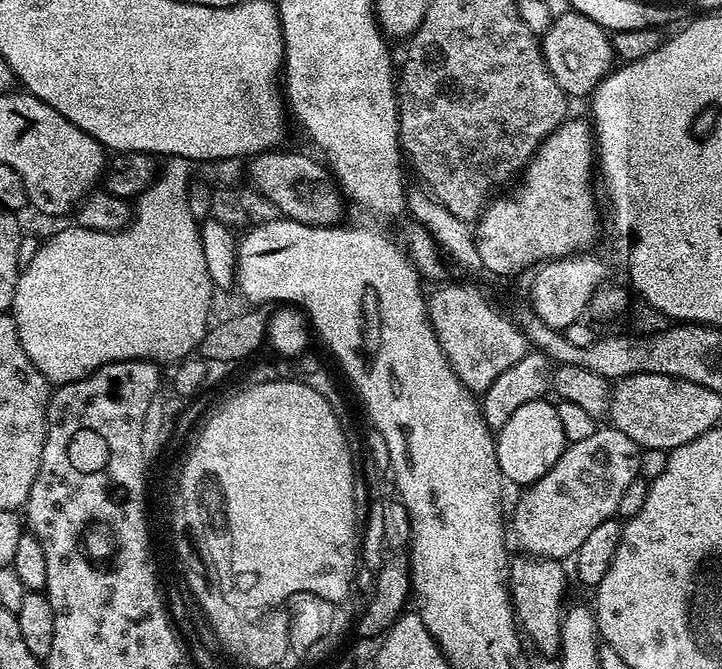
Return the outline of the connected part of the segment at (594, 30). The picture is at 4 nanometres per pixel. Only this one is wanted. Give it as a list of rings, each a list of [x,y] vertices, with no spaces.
[[[564,10],[564,13],[553,19],[550,30],[542,37],[544,61],[552,77],[562,86],[564,95],[591,97],[598,85],[607,78],[617,63],[618,57],[612,48],[612,38],[608,29],[598,26],[581,12]]]

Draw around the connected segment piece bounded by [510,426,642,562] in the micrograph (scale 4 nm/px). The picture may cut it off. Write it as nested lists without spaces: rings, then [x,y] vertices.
[[[597,427],[590,438],[574,442],[565,447],[563,454],[554,462],[551,470],[533,484],[527,485],[516,504],[516,513],[511,513],[510,524],[516,527],[516,540],[524,547],[523,551],[533,558],[558,560],[561,562],[575,557],[578,546],[586,542],[587,536],[602,526],[602,522],[613,519],[618,513],[618,502],[630,482],[640,476],[640,453],[642,449],[616,427]]]

